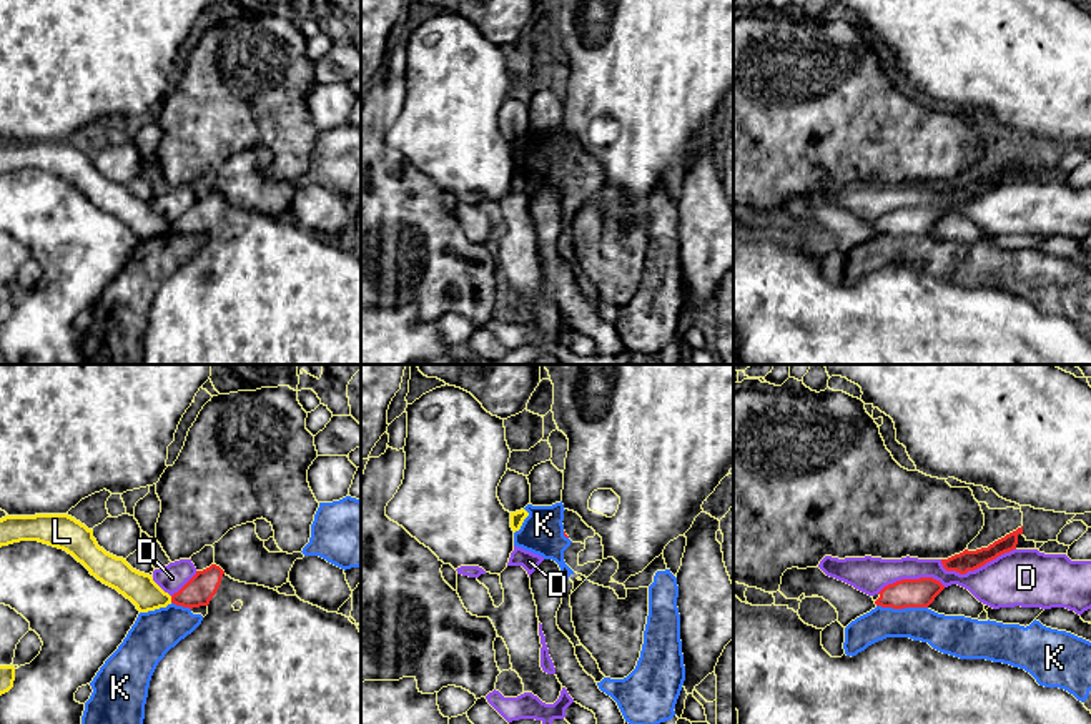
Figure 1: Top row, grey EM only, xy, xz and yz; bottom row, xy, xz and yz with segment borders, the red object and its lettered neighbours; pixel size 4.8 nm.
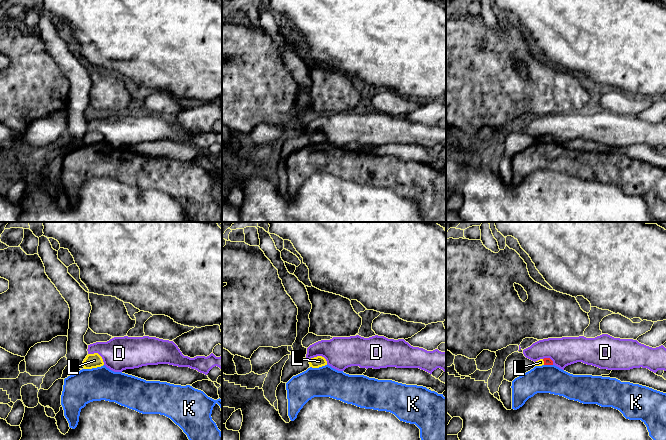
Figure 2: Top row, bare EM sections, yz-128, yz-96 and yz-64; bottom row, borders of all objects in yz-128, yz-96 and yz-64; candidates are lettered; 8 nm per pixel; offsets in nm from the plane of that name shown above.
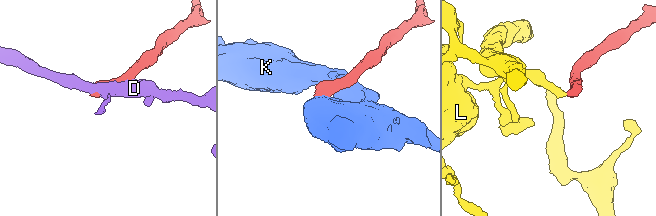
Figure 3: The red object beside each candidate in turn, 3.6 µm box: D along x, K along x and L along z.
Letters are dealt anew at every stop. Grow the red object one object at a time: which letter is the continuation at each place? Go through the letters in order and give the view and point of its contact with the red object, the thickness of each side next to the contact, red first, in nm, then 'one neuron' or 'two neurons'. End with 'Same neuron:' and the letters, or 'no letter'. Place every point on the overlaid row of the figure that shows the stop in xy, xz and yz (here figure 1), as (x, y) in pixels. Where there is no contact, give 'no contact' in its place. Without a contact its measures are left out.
D: meets red in yz at (977, 568); 100 nm thick on the red side, 280 nm on the other; two neurons
K: meets red in yz at (902, 608); 140 nm thick on the red side, 180 nm on the other; two neurons
L: meets red in xy at (172, 600); 140 nm thick on the red side, 150 nm on the other; two neurons
Same neuron: no letter

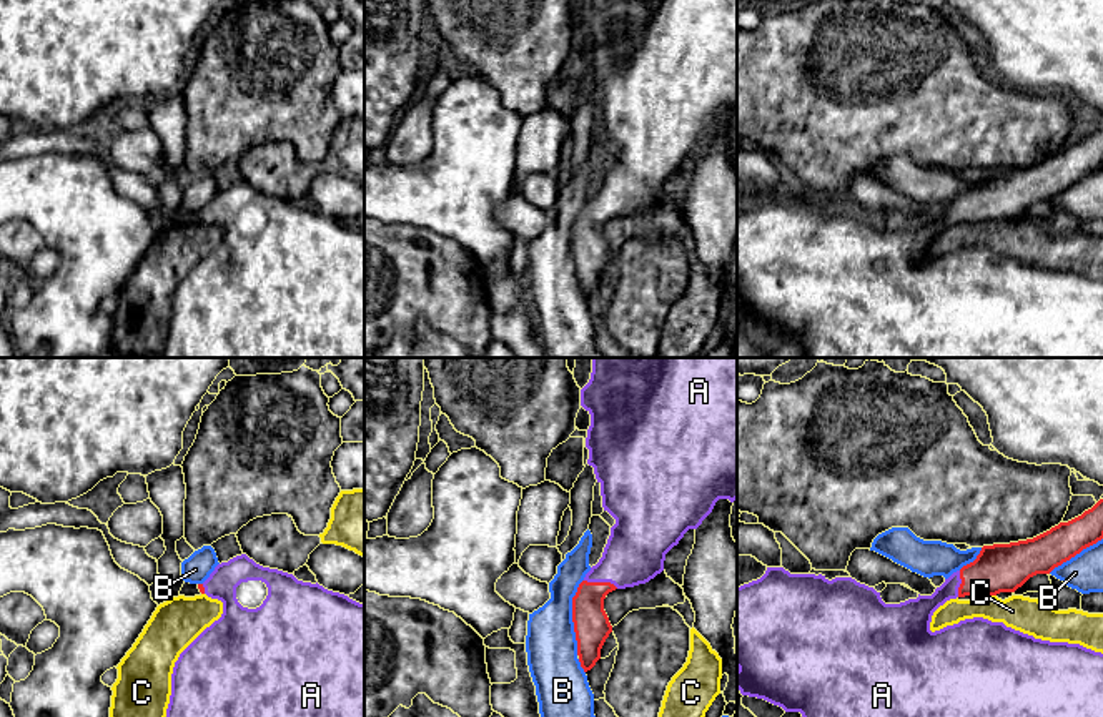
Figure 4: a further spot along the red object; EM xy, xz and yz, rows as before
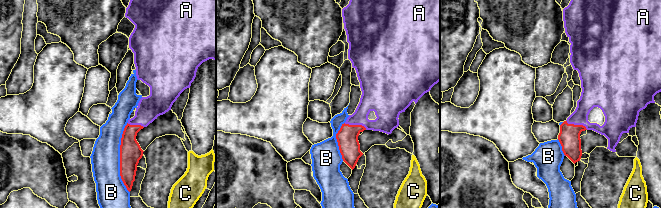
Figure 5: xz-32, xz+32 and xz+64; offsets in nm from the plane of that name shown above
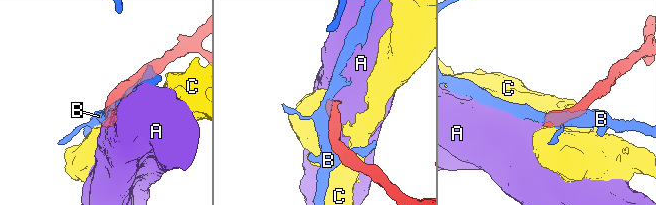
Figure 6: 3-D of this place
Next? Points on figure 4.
A: meets red in xz at (601, 583); 180 nm thick on the red side, 300 nm on the other; one neuron
B: meets red in xz at (573, 618); 180 nm thick on the red side, 240 nm on the other; two neurons
C: meets red in yz at (987, 596); 240 nm thick on the red side, 180 nm on the other; two neurons
Same neuron: A

